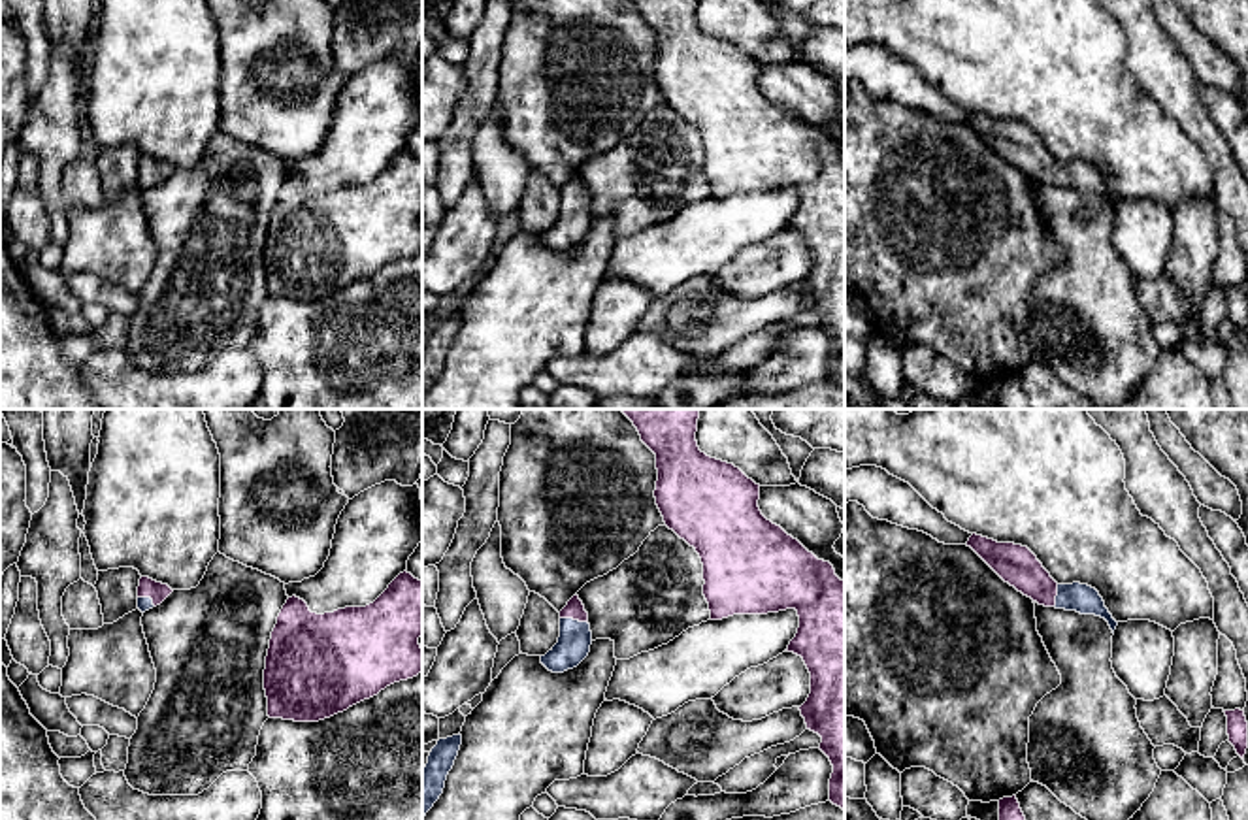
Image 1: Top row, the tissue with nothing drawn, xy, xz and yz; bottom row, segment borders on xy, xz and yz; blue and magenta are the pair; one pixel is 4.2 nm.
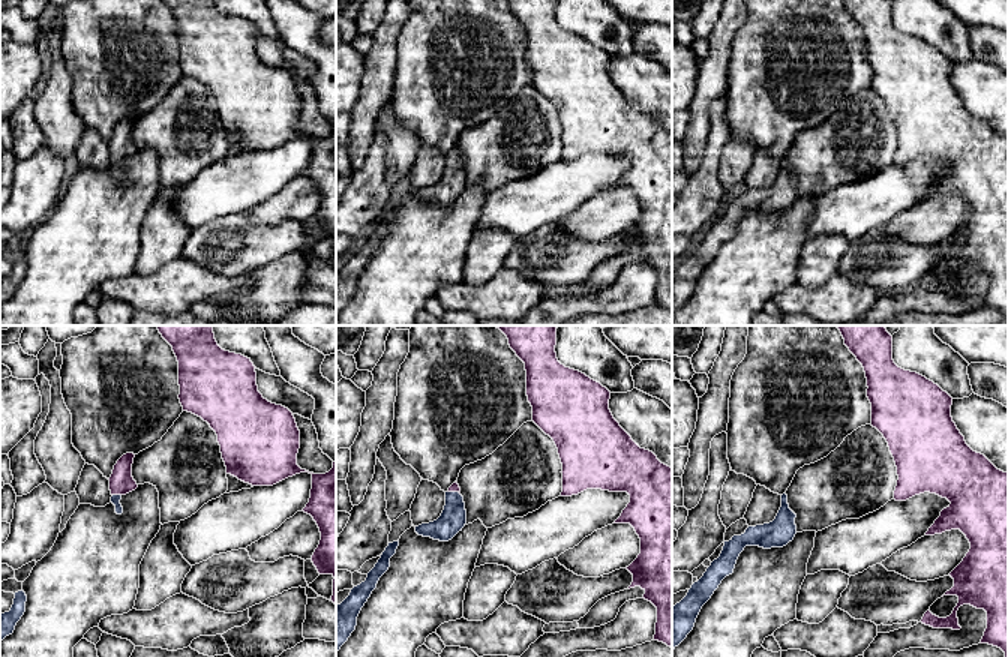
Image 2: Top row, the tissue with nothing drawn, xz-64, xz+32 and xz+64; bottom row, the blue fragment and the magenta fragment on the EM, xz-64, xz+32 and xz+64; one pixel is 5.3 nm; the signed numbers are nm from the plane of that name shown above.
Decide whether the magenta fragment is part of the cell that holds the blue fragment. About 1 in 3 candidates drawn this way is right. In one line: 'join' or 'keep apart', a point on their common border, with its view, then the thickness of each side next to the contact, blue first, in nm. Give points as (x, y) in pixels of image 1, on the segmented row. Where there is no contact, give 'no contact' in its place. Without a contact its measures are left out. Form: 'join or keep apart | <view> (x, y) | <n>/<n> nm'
join | xz (572, 619) | 140/80 nm

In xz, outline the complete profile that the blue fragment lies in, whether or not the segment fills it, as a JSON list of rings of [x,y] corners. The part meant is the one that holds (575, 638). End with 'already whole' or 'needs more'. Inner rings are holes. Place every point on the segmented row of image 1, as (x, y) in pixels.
[[[573,596],[560,611],[558,643],[541,656],[541,664],[552,673],[577,667],[590,652],[592,631],[588,613],[579,596]]]; needs more

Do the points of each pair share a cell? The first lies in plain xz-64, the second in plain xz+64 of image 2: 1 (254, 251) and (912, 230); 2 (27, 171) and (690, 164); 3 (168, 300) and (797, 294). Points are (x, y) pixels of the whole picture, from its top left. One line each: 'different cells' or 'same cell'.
1: different cells
2: different cells
3: same cell

